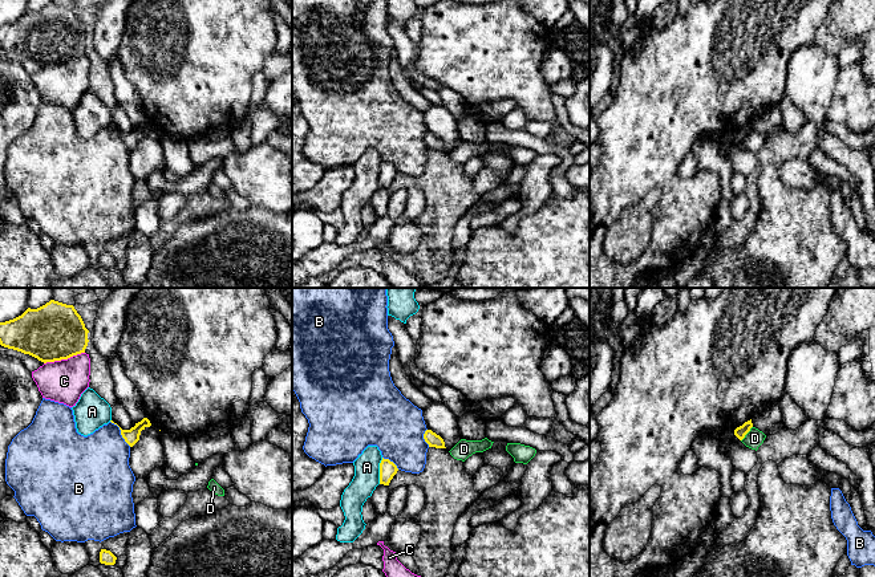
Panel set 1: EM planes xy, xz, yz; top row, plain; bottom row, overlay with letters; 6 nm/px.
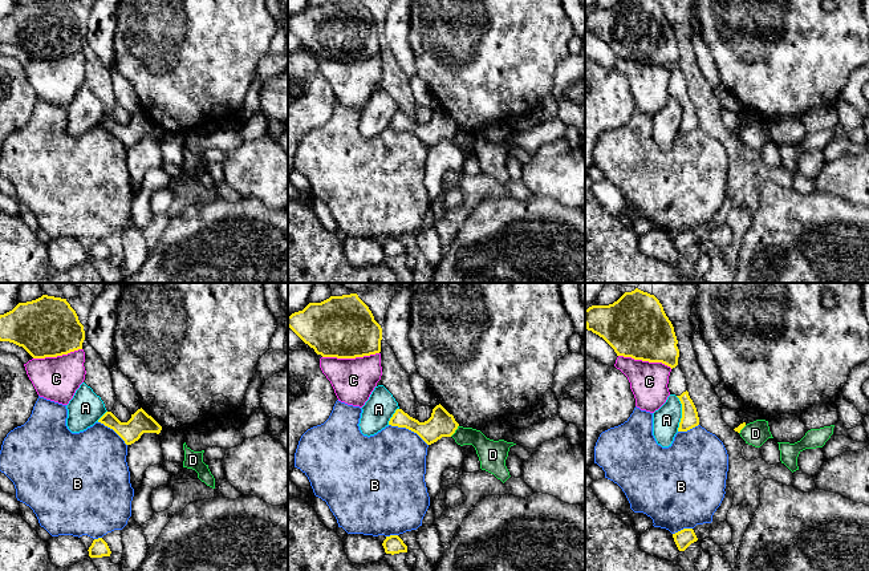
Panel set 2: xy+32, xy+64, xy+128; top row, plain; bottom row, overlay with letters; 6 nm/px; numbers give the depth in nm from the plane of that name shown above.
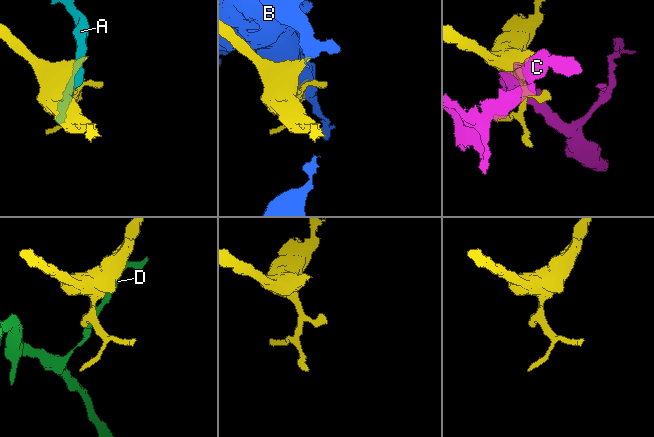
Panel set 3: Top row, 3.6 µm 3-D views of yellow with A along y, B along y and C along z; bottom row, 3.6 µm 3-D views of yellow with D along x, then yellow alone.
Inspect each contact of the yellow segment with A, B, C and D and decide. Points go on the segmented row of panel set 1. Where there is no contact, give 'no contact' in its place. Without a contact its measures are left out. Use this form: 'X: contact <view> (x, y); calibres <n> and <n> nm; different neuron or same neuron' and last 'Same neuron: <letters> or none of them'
A: contact xz (380, 471); calibres 100 and 160 nm; different neuron
B: contact xy (121, 433); calibres 90 and 380 nm; different neuron
C: contact xy (64, 358); calibres 340 and 260 nm; different neuron
D: contact yz (746, 433); calibres 70 and 110 nm; different neuron
Same neuron: none of them

